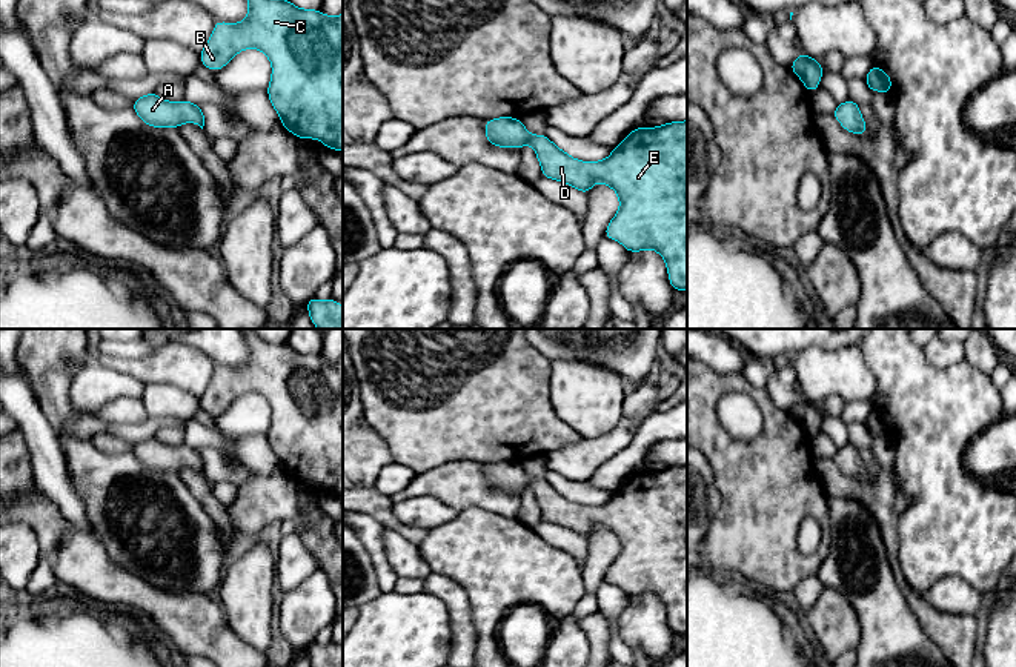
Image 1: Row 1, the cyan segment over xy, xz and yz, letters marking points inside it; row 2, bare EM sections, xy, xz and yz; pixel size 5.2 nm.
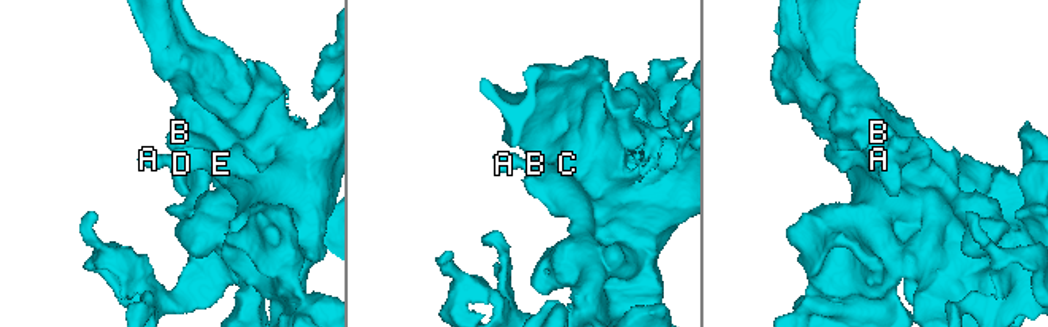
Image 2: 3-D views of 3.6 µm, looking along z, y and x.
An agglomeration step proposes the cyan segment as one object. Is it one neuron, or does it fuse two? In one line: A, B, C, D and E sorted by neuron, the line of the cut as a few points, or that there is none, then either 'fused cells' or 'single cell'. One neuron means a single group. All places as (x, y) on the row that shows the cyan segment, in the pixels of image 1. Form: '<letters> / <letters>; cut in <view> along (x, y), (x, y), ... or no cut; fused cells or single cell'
A B C D E; no cut; single cell

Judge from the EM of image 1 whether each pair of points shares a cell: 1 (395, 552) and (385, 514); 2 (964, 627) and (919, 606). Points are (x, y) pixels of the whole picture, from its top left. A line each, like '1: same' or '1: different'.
1: different
2: same

